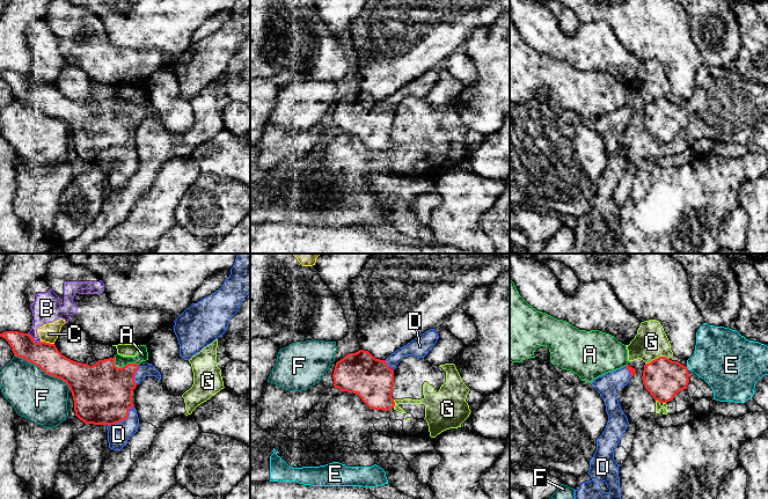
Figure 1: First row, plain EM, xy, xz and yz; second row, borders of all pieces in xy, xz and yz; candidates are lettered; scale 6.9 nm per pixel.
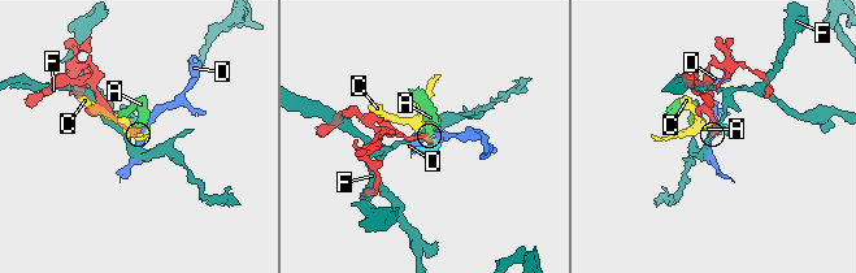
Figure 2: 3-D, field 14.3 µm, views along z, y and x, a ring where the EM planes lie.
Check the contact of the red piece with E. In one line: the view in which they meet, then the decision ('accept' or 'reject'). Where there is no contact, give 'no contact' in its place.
meets red in yz; reject

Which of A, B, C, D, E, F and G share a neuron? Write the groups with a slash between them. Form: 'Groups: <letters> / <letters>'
Groups: A / B C / D / E G / F

